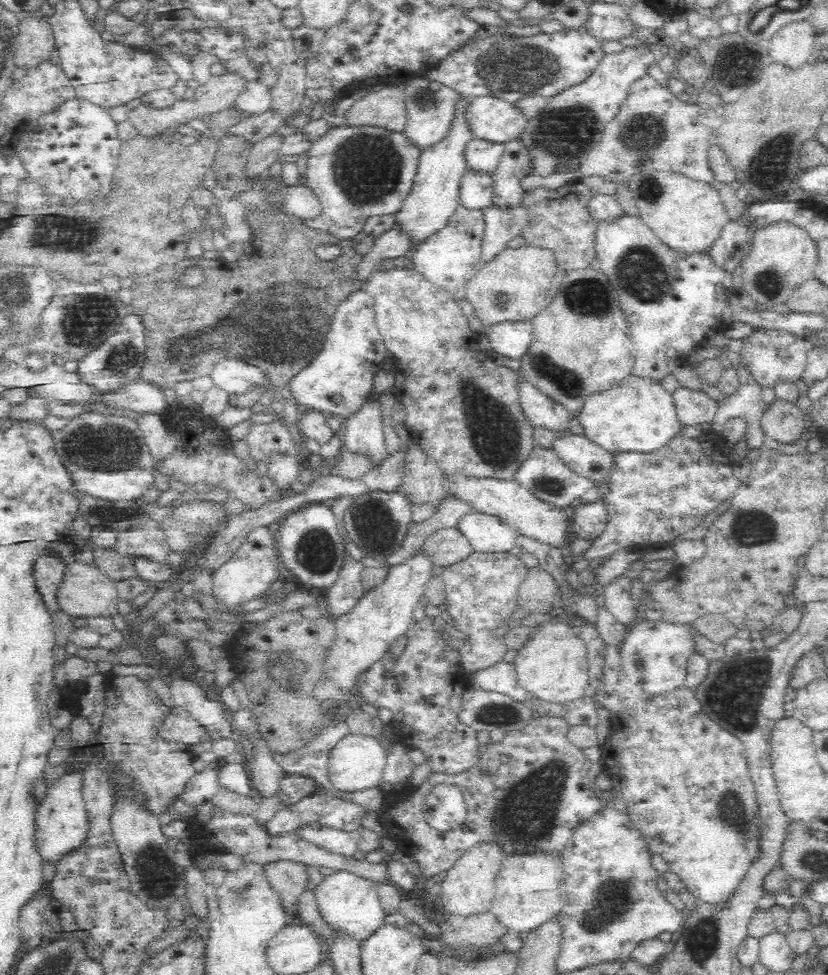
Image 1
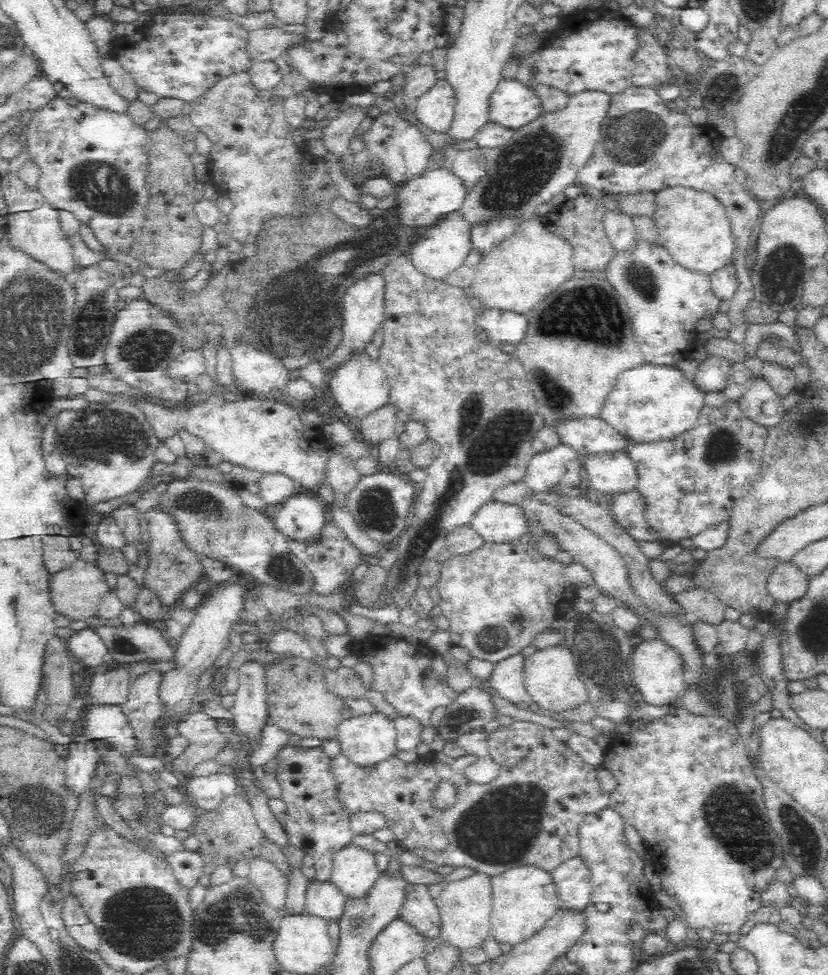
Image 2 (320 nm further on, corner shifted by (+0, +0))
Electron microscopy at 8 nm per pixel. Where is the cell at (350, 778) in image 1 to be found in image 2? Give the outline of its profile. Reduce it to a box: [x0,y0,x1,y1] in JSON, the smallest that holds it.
[337,713,396,768]

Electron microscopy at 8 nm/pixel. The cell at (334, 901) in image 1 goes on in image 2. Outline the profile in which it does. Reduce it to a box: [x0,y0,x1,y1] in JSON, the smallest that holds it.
[330,845,381,901]

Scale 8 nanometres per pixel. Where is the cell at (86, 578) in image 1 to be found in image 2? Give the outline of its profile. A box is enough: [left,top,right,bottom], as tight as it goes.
[50,557,111,620]

